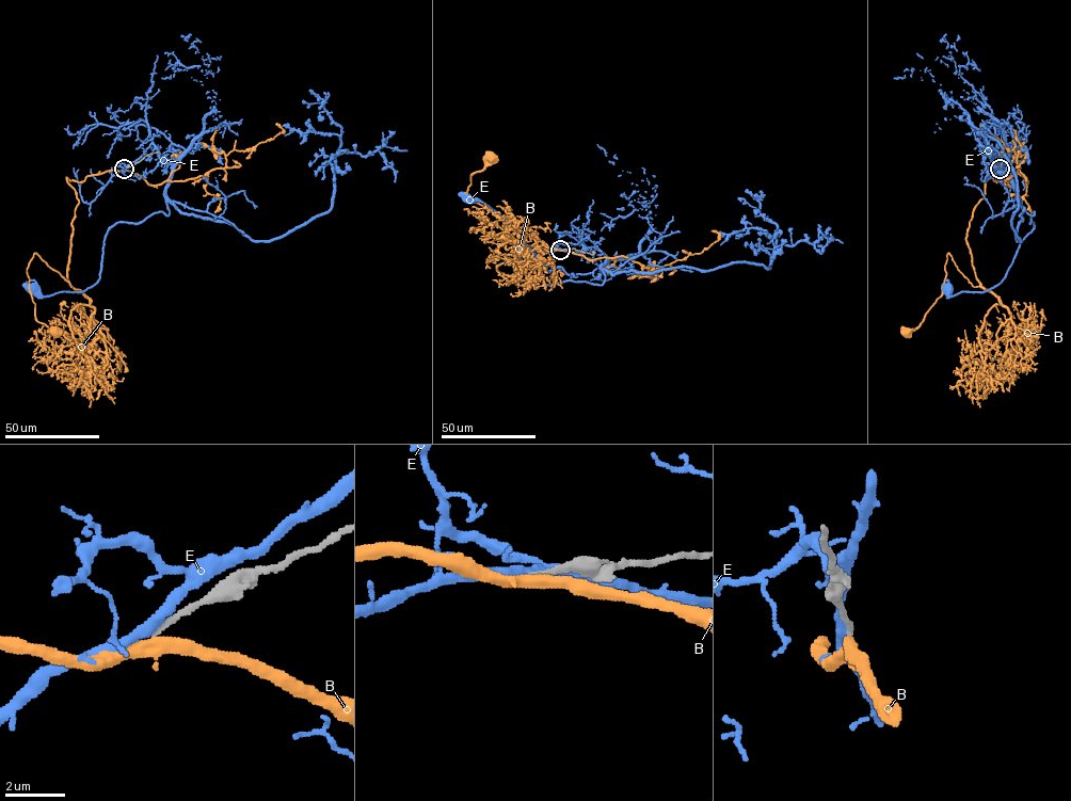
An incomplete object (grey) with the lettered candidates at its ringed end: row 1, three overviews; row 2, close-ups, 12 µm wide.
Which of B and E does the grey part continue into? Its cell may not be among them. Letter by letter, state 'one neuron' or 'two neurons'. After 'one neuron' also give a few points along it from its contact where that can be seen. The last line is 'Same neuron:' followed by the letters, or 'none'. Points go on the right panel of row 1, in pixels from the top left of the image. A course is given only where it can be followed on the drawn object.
B: two neurons
E: two neurons
Same neuron: none

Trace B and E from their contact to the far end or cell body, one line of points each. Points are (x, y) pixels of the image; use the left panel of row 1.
B: (125, 170), (80, 182), (66, 178), (79, 199), (72, 286), (35, 253), (27, 269), (36, 319), (52, 331)
E: (125, 169), (152, 144), (171, 165), (169, 214), (116, 222), (100, 278), (84, 290), (30, 290)

